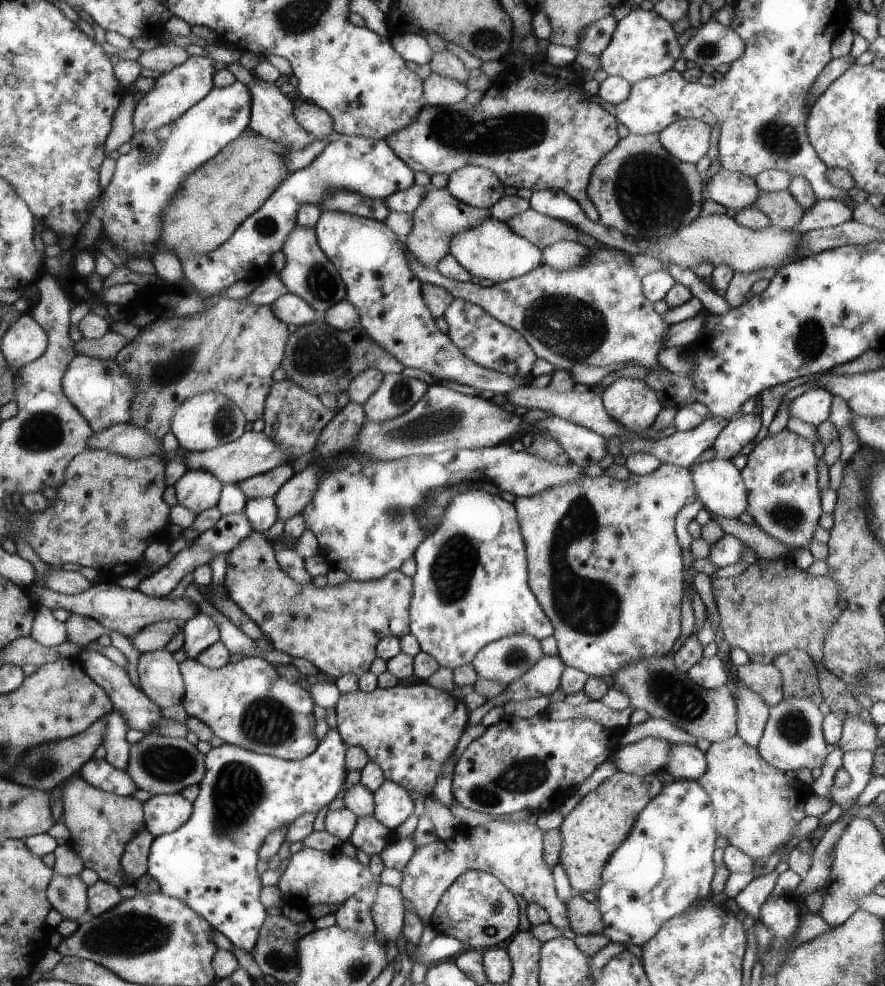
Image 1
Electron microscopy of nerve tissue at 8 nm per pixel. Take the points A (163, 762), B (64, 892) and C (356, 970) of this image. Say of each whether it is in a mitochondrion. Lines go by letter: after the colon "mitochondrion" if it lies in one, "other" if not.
A: mitochondrion
B: mitochondrion
C: mitochondrion

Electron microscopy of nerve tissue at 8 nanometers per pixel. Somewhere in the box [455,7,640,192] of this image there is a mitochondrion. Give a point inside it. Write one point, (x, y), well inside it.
(488, 39)

